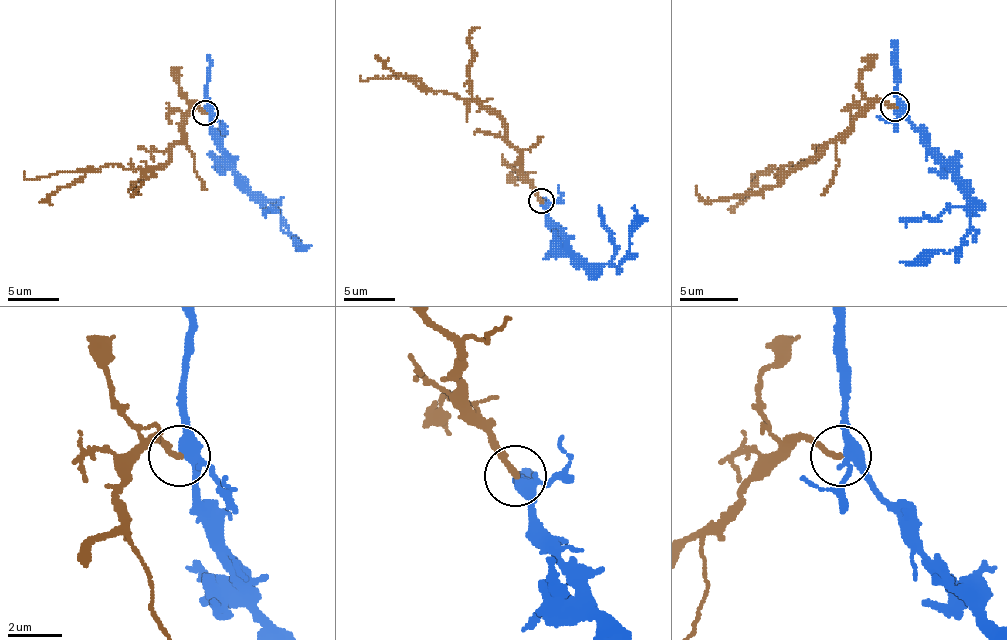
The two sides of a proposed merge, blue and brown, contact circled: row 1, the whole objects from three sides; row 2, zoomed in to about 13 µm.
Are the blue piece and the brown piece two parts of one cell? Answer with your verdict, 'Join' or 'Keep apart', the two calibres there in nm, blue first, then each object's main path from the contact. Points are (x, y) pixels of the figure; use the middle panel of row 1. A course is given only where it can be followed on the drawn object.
Join. Thickness 320 nm (blue) against 220 nm. Course of blue: (543, 203), (553, 228), (581, 258), (614, 266), (627, 256), (629, 225), (637, 215), (634, 205). Course of brown: (540, 200), (520, 154), (495, 114), (477, 101), (421, 91), (401, 76), (365, 81), (360, 76)

